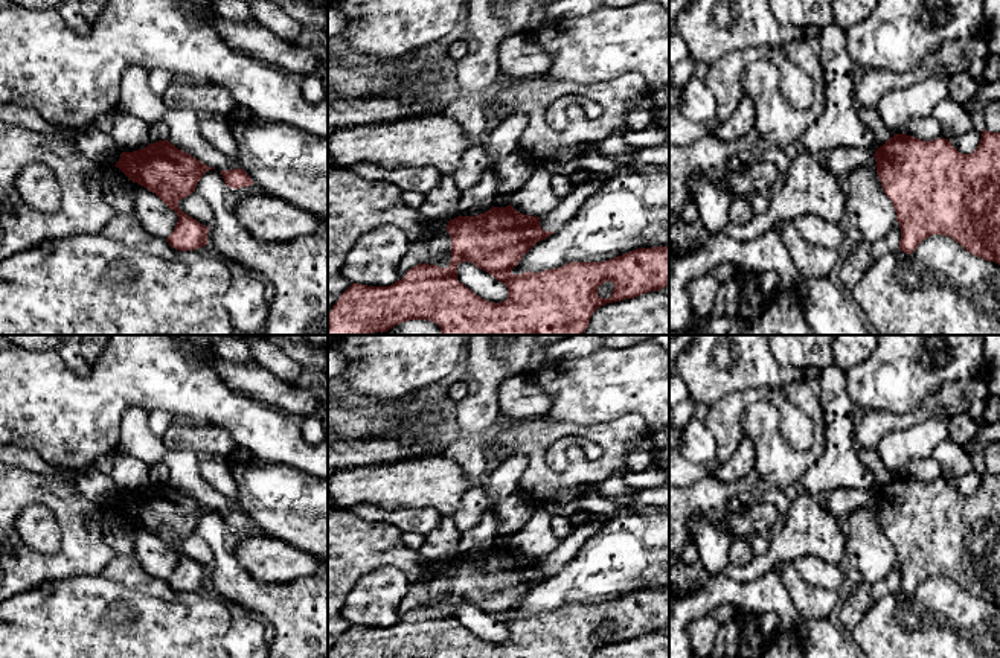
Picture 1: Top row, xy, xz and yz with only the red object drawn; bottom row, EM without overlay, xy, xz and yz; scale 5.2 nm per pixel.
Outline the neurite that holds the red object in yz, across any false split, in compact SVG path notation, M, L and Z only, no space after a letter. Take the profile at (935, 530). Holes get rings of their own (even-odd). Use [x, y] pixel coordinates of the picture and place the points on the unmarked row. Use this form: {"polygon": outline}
{"polygon": "M982 471L980 484L971 495L959 494L944 478L925 483L902 474L890 478L873 498L899 564L901 593L912 596L928 577L942 576L1000 606L1000 474Z"}

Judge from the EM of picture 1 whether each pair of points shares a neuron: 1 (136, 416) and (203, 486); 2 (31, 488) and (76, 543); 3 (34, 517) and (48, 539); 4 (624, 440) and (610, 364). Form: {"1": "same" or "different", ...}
{"1": "same", "2": "same", "3": "same", "4": "different"}

